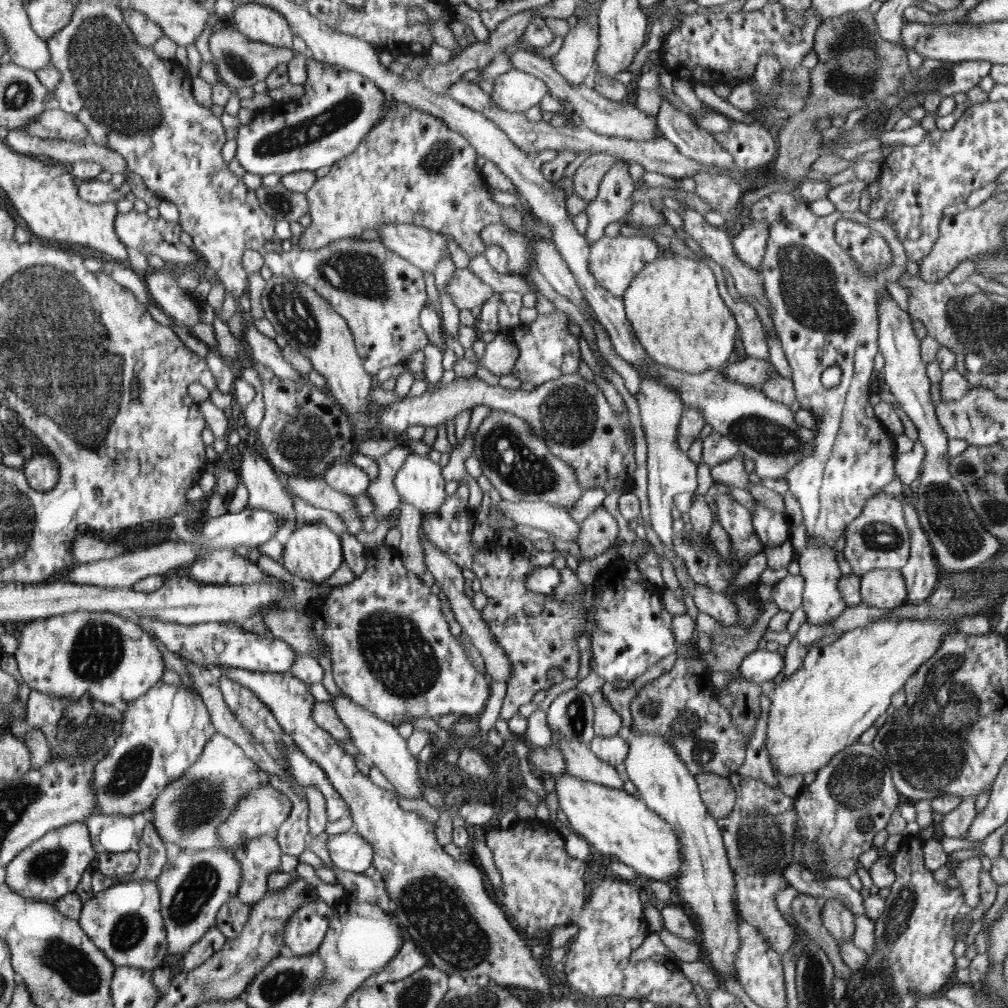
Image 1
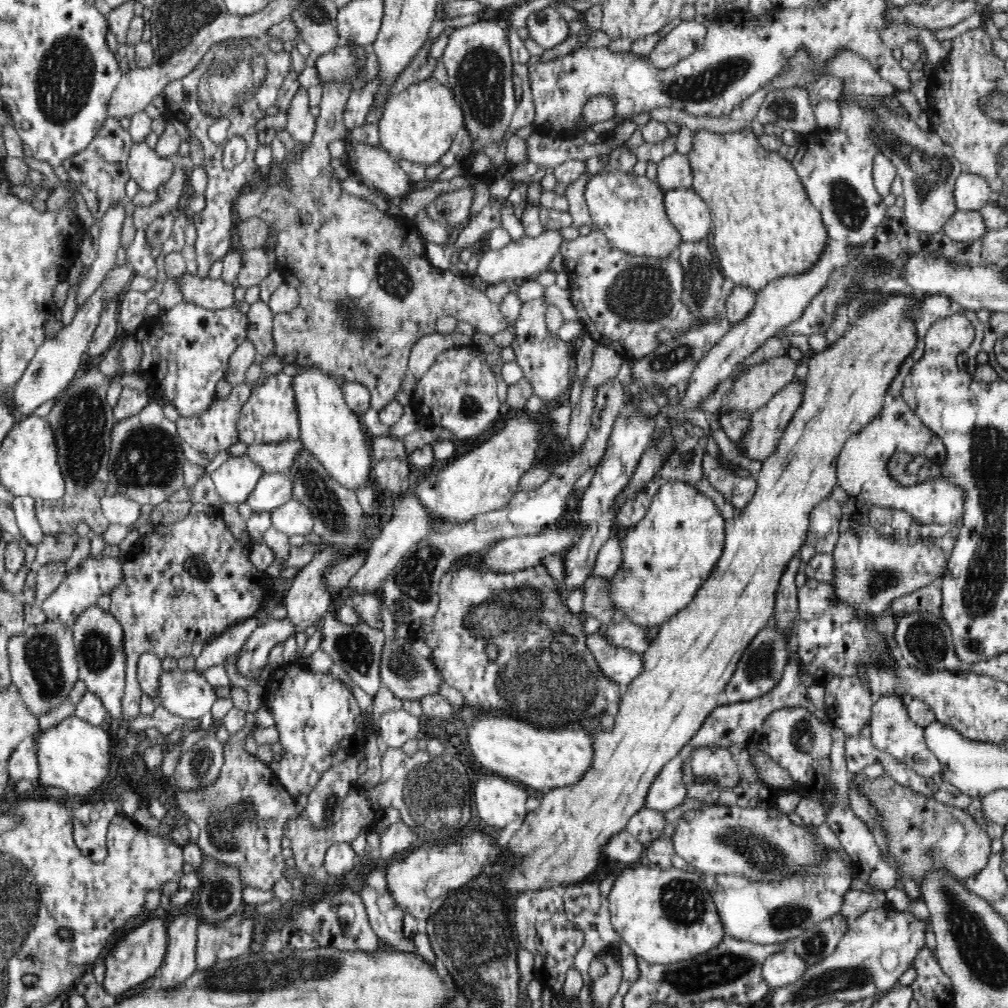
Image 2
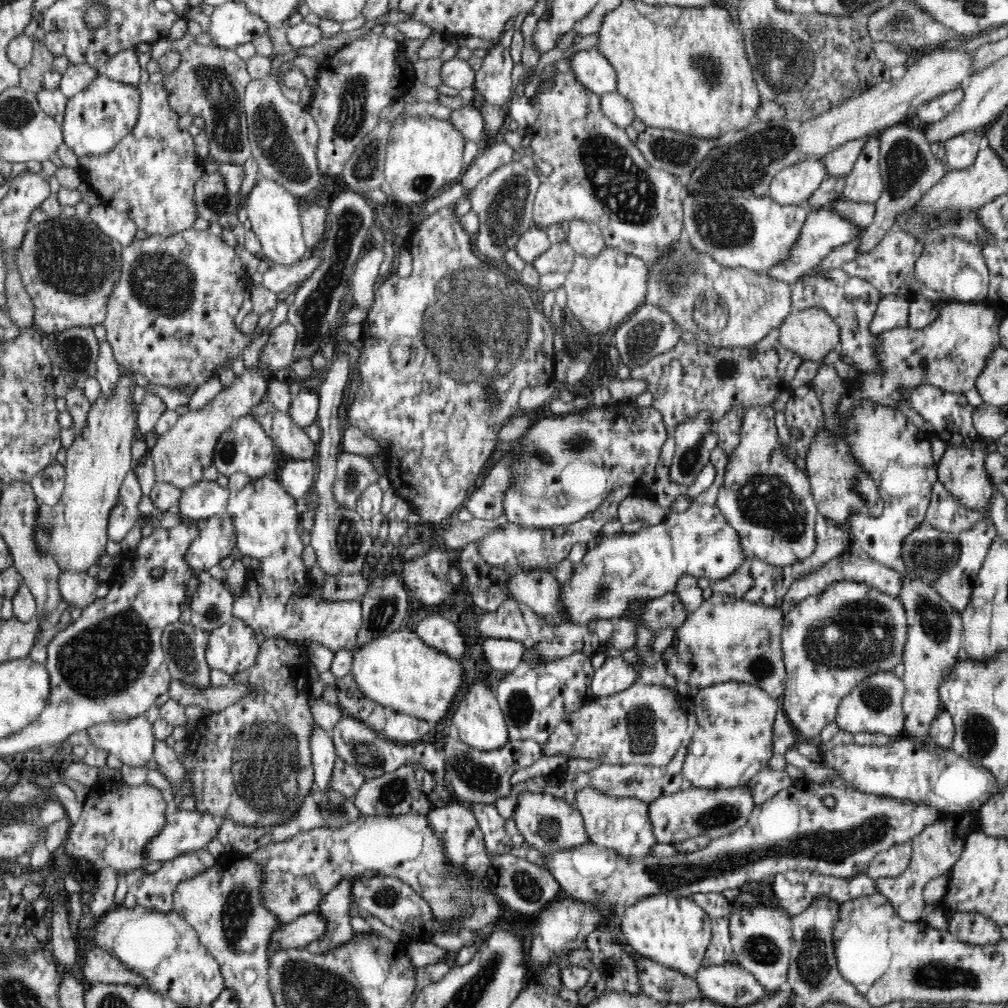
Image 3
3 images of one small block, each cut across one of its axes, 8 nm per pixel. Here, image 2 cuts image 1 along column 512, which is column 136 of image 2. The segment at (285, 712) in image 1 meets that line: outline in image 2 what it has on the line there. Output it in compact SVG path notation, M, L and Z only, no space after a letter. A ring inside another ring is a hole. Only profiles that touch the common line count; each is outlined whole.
M146 920L142 926L130 930L106 956L106 977L103 984L106 993L117 998L154 977L166 955L166 940L166 924L162 920Z

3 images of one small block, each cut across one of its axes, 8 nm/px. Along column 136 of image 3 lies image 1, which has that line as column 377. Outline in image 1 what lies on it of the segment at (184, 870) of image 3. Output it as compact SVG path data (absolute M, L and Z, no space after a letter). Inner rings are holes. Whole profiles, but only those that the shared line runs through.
M278 775L270 776L269 783L274 787L280 790L280 792L285 793L287 797L292 801L293 808L292 808L292 814L289 815L289 818L285 820L284 823L281 824L279 829L275 832L276 839L279 841L279 844L281 845L281 852L282 854L289 854L290 856L300 856L304 850L310 850L310 852L314 852L324 864L330 864L333 865L333 871L335 872L336 882L340 884L343 889L345 890L346 894L345 897L352 898L354 901L358 902L367 902L370 904L377 905L378 908L382 908L382 911L385 912L392 912L394 913L394 908L396 906L392 903L389 897L388 889L385 887L385 882L383 880L380 880L379 882L376 882L372 880L372 877L367 877L363 873L355 873L350 871L343 871L340 870L338 867L334 866L333 862L331 861L331 858L329 857L329 835L326 833L326 831L322 831L317 837L314 836L310 832L309 829L309 804L307 803L307 800L298 794L298 792L295 791L295 788L293 787L293 784L290 781L287 781L286 779L283 779L282 777L279 777Z

